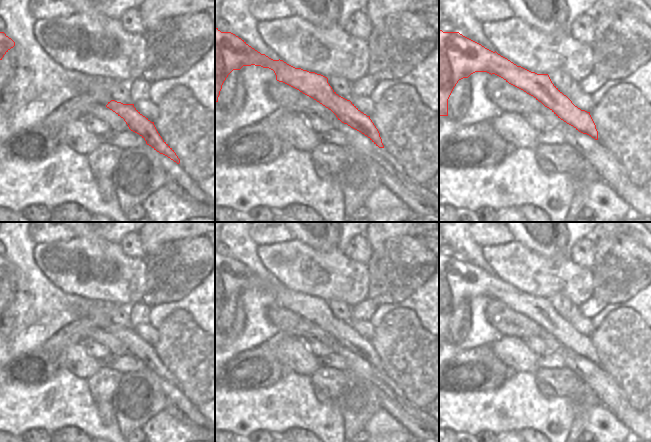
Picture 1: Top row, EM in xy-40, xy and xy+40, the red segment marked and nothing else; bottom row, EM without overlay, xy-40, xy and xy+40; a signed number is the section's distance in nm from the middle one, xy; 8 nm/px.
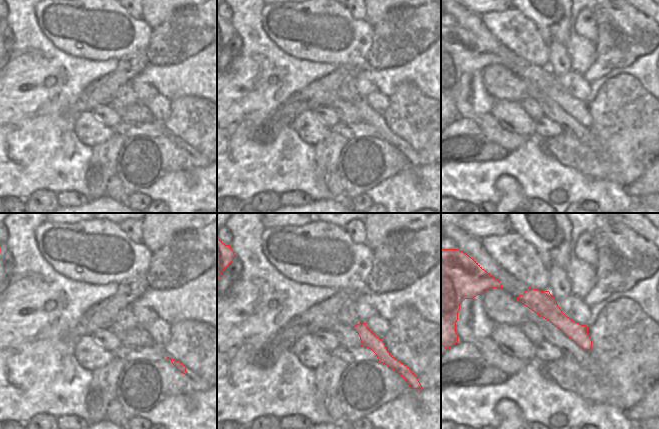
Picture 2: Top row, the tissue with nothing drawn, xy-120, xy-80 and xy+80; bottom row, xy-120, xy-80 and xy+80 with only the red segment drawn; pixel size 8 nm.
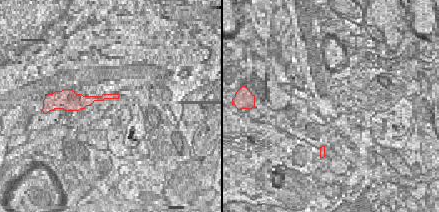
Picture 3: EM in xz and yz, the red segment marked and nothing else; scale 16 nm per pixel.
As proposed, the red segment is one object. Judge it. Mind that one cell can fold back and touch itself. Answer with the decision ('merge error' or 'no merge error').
no merge error

